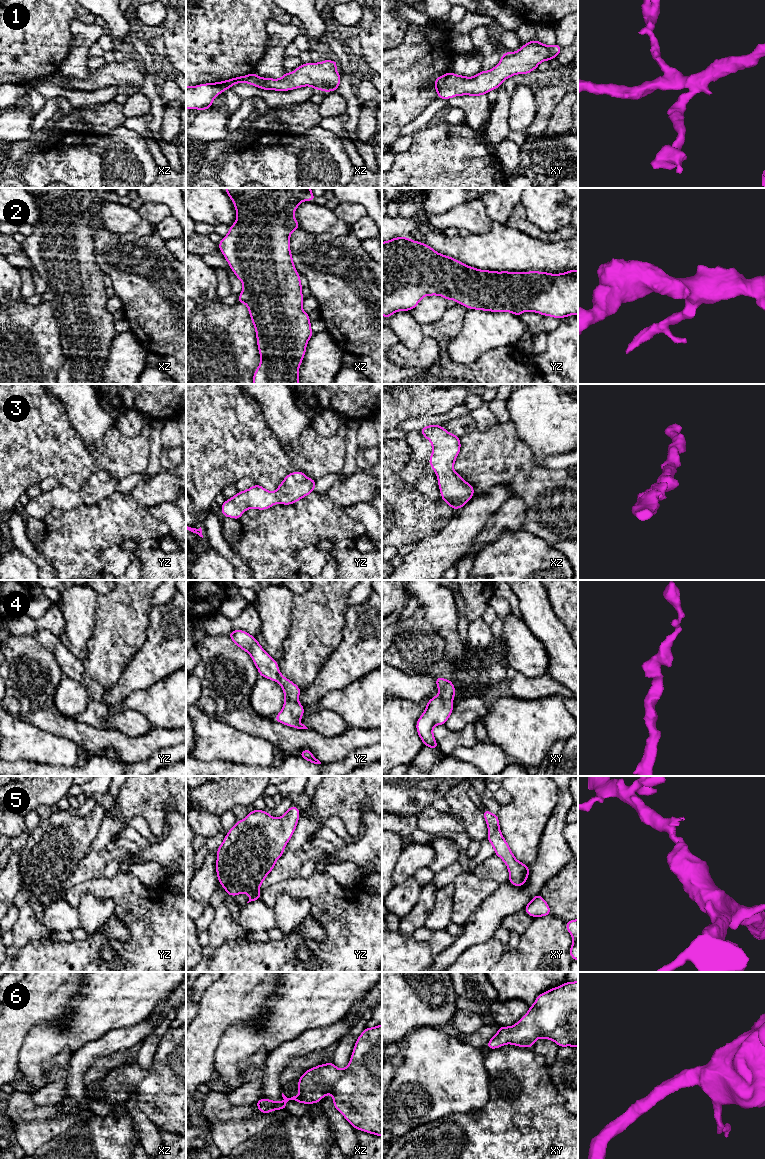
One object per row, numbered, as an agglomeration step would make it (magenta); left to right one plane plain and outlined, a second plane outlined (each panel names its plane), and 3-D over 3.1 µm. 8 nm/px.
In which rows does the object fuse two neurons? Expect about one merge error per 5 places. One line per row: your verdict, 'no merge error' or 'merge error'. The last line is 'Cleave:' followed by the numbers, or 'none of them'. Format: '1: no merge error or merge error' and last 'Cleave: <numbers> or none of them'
1: no merge error
2: no merge error
3: no merge error
4: no merge error
5: no merge error
6: no merge error
Cleave: none of them

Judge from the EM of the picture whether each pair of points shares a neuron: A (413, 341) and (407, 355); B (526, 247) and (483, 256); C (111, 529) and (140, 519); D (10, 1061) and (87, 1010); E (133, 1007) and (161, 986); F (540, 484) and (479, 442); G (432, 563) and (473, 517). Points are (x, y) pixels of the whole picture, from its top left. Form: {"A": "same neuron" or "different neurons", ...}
{"A": "different neurons", "B": "same neuron", "C": "same neuron", "D": "different neurons", "E": "same neuron", "F": "same neuron", "G": "same neuron"}

